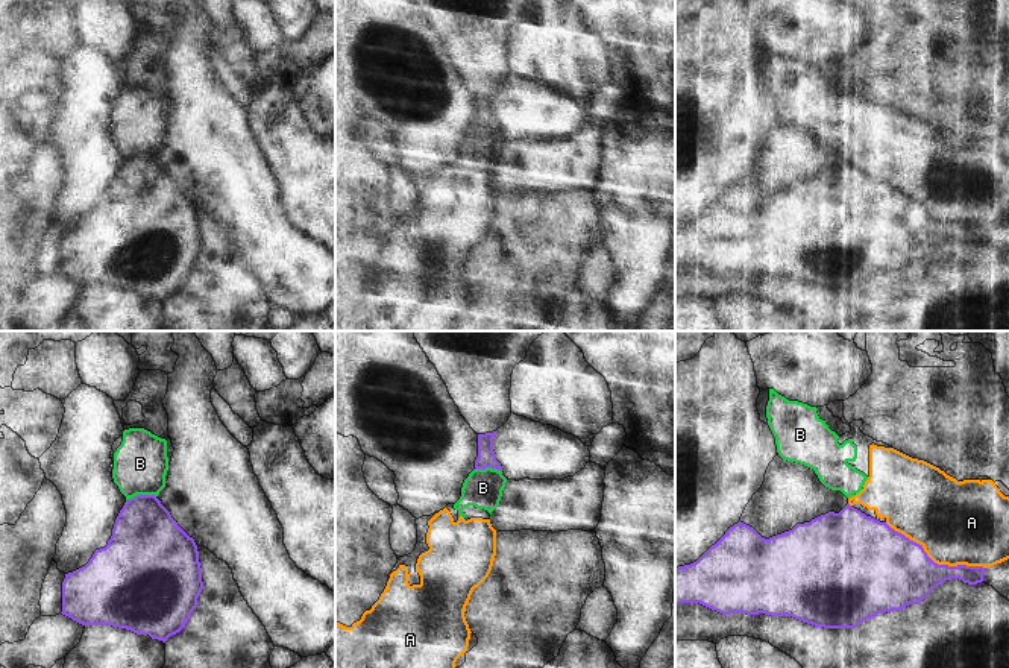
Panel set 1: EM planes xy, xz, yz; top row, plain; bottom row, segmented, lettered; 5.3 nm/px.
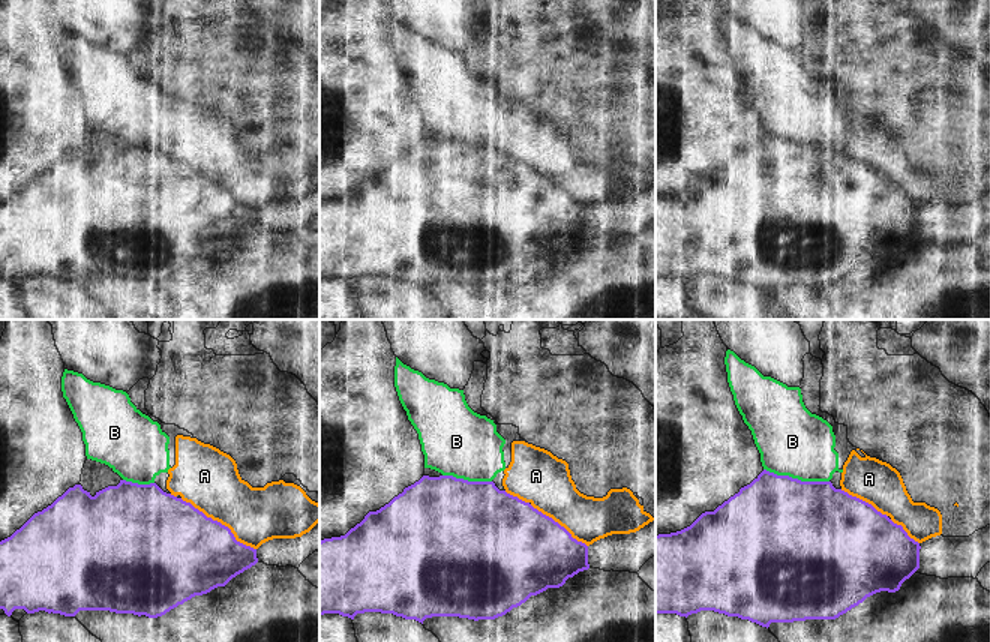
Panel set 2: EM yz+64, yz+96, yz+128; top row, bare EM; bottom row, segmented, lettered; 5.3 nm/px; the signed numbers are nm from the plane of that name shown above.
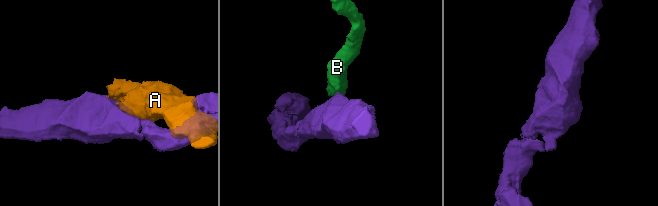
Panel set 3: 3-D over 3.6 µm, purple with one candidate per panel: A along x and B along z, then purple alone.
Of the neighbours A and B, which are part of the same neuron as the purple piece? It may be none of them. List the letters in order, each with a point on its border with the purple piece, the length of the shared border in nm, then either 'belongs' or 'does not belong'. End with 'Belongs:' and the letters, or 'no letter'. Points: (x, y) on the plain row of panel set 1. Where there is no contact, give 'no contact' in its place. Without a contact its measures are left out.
A: meets purple in yz at (933, 222); contact 600 nm long; does not belong
B: meets purple in xy at (140, 155); contact 160 nm long; does not belong
Belongs: no letter

